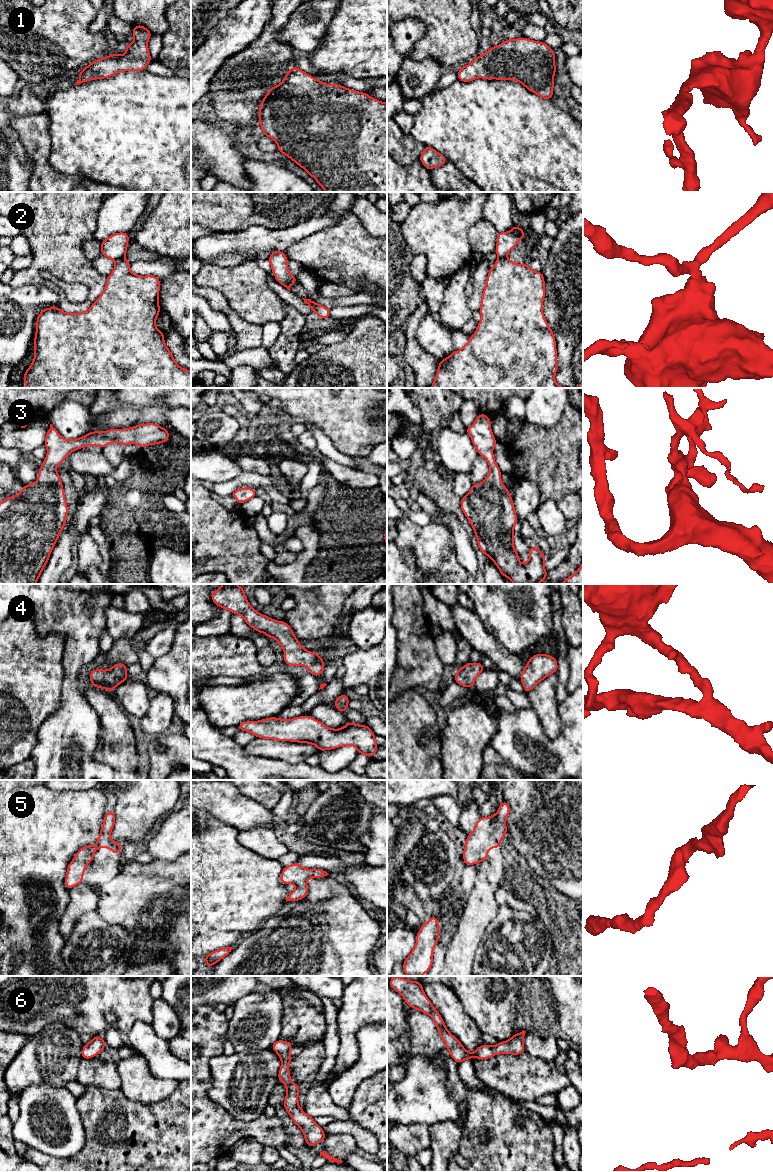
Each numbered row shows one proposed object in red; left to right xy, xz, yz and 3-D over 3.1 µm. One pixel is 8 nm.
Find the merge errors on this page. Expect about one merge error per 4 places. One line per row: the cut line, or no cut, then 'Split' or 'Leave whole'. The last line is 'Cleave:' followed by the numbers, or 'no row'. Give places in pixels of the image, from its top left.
1: No split. Leave whole
2: Split along xy (123, 256), (115, 260). Split
3: No split. Leave whole
4: No split. Leave whole
5: No split. Leave whole
6: No split. Leave whole
Cleave: 2

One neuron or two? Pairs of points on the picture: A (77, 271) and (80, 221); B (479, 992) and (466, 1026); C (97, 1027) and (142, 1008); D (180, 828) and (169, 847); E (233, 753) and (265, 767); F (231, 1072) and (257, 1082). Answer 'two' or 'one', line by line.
A: one
B: two
C: one
D: one
E: one
F: one

